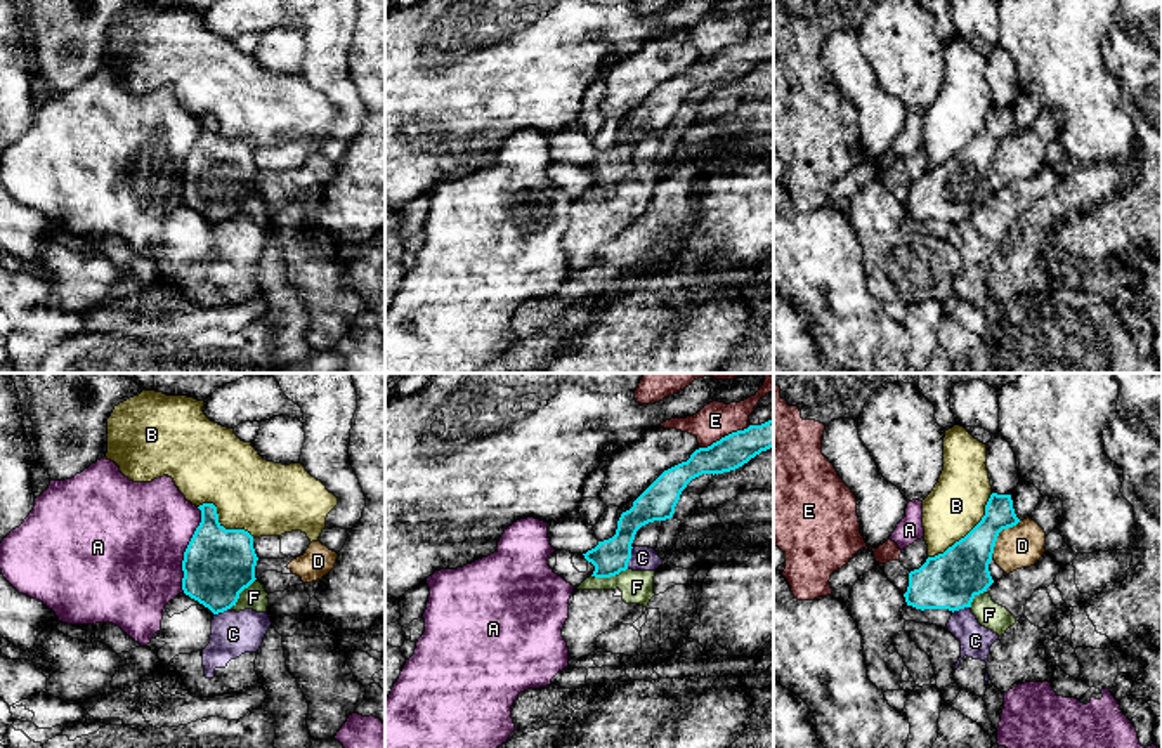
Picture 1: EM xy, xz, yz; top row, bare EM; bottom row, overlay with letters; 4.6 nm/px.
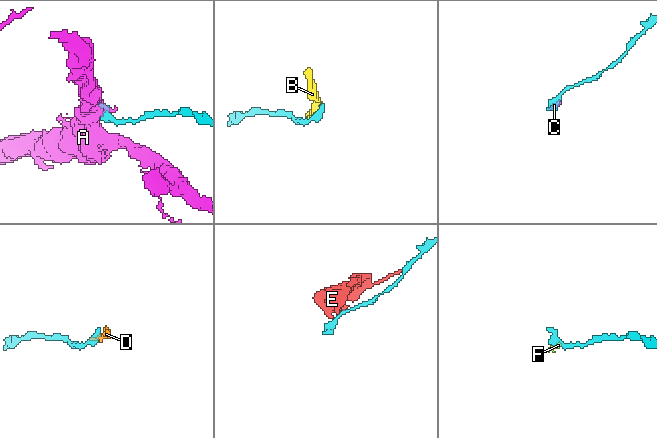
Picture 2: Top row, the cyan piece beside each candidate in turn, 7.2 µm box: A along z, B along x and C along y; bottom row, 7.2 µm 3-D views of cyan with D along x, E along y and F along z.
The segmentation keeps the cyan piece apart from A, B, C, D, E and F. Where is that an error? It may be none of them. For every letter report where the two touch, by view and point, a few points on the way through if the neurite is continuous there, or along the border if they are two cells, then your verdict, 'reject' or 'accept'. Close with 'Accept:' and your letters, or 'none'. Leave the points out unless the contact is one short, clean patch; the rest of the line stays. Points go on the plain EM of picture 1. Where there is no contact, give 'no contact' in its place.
A: contact xy (186, 160); reject
B: contact yz (968, 144); reject
C: contact xz (630, 169); border xz (633, 158), (626, 179); reject
D: contact yz (998, 146); border yz (1020, 132), (999, 144), (991, 169); reject
E: contact xz (725, 47); border xz (750, 37), (699, 59); reject
F: contact xz (609, 188); border xz (626, 179), (609, 188), (592, 188); reject
Accept: none

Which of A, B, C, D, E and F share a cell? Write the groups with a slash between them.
A / B / C F / D / E

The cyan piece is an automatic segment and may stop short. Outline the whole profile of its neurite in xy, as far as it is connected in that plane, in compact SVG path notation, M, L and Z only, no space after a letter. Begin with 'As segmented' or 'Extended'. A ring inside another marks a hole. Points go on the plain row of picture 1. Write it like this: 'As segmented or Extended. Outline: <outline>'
As segmented. Outline: M203 115L196 139L182 172L182 201L213 226L236 217L239 205L255 189L257 165L253 148L245 141L225 141L217 118Z

